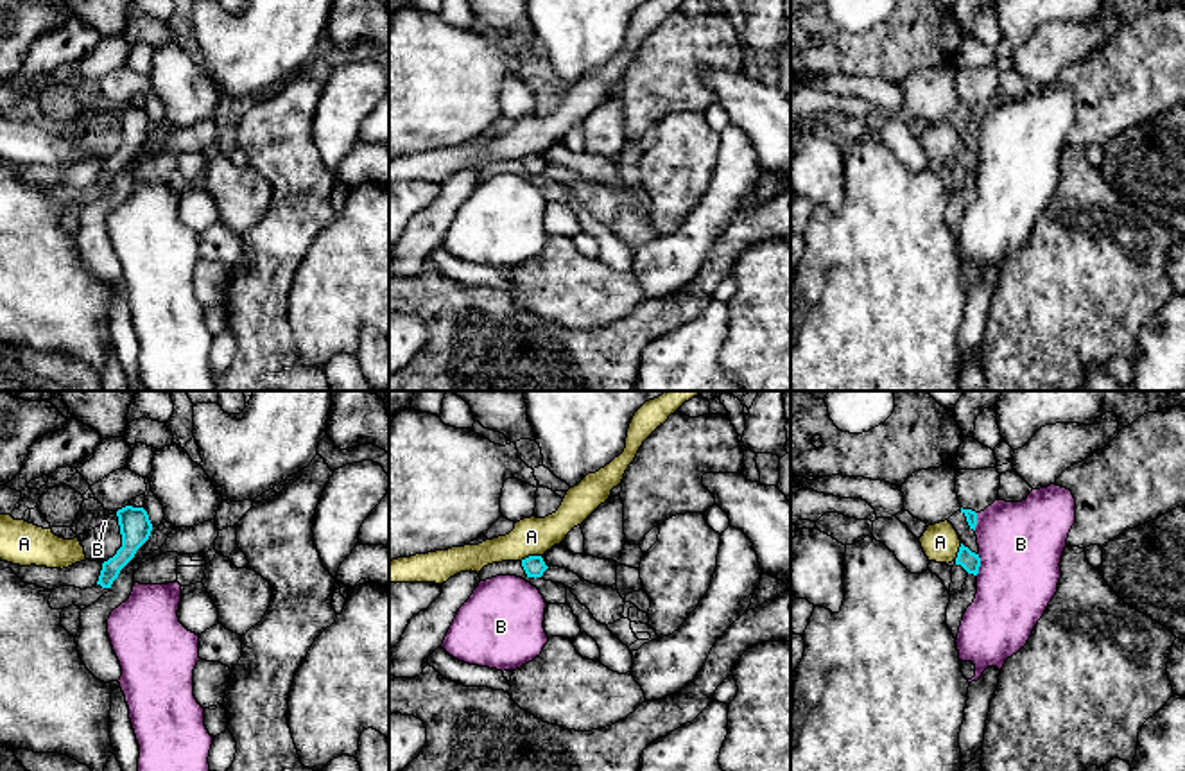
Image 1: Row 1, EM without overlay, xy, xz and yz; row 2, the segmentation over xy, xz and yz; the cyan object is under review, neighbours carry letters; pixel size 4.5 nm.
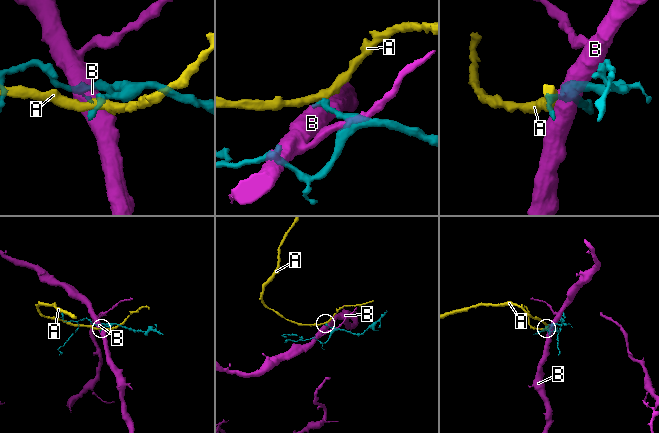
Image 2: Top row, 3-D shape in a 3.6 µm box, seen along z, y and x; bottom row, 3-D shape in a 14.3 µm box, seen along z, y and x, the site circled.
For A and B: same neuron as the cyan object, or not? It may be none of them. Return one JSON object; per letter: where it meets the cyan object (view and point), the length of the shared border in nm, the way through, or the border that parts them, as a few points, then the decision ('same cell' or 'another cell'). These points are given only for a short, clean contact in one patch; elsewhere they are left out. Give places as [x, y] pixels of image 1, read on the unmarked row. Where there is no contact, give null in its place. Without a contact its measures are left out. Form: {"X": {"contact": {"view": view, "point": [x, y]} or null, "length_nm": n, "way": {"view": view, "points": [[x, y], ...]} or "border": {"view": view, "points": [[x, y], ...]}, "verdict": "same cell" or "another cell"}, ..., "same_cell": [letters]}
{"A": {"contact": {"view": "xz", "point": [529, 155]}, "length_nm": 100, "border": {"view": "xz", "points": [[540, 153], [529, 153], [520, 158]]}, "verdict": "another cell"}, "B": {"contact": {"view": "yz", "point": [979, 164]}, "length_nm": 100, "verdict": "another cell"}, "same_cell": []}

